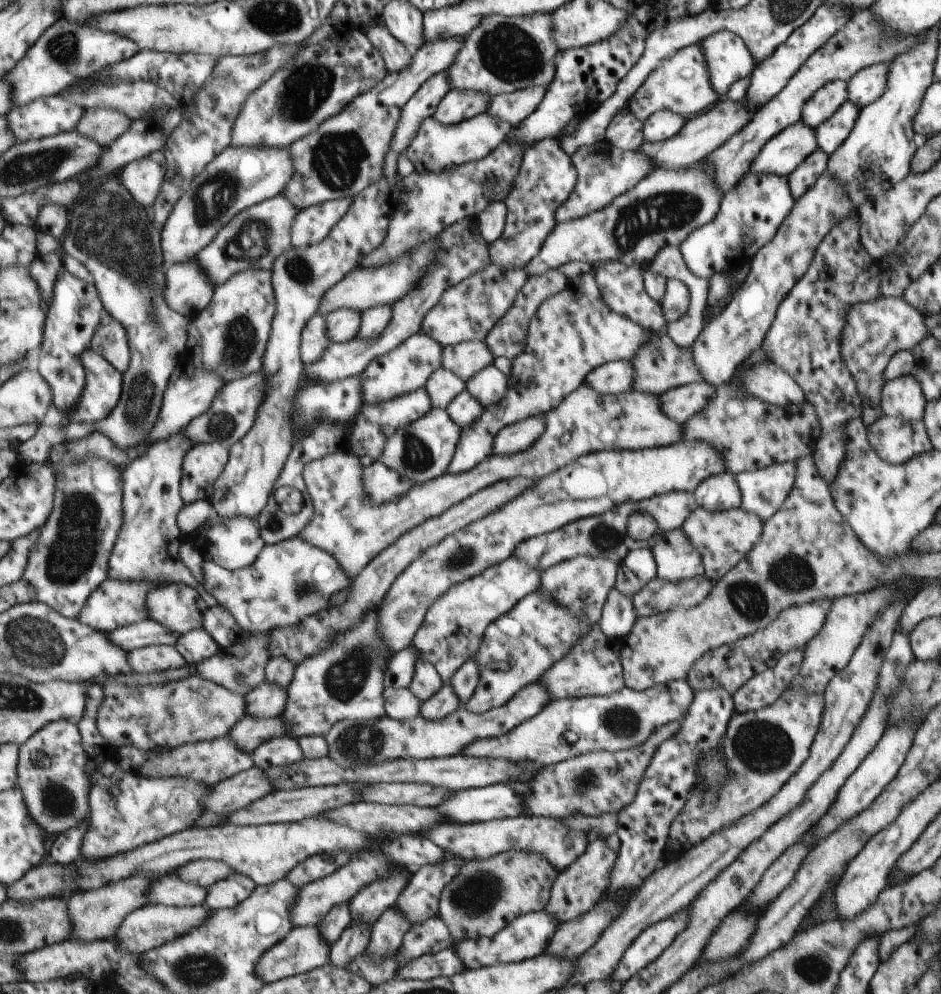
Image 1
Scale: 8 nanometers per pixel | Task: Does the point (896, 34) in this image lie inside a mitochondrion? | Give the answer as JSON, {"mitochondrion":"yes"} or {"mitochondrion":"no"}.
{"mitochondrion":"no"}

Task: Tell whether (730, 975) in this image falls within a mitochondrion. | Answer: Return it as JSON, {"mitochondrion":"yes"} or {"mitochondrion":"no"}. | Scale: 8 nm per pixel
{"mitochondrion":"no"}

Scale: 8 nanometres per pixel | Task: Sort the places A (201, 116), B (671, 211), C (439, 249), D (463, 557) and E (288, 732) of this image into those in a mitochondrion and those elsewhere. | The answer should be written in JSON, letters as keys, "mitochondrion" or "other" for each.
{"A":"other","B":"mitochondrion","C":"other","D":"mitochondrion","E":"other"}

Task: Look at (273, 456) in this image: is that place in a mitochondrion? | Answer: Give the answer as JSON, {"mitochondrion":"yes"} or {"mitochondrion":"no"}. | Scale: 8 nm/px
{"mitochondrion":"no"}

